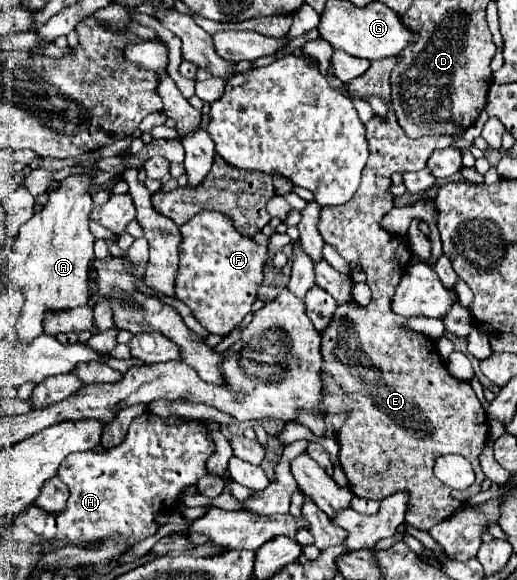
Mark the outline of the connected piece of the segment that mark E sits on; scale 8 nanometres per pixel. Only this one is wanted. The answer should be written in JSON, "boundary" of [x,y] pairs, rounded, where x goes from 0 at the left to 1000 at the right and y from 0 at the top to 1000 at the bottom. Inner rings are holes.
{"boundary":[[[750,191],[750,209],[716,205],[716,209],[708,212],[708,236],[712,236],[716,271],[712,271],[712,281],[708,281],[708,288],[704,288],[700,316],[696,316],[689,336],[685,336],[673,350],[665,350],[665,353],[654,353],[654,357],[623,357],[619,378],[615,378],[615,402],[627,409],[627,416],[631,416],[634,422],[642,422],[669,450],[696,450],[696,457],[700,457],[700,464],[704,464],[704,471],[708,471],[708,488],[712,488],[716,498],[720,498],[720,519],[716,519],[712,529],[696,529],[689,519],[669,522],[669,526],[654,526],[650,543],[646,543],[646,550],[642,550],[642,560],[634,560],[634,564],[627,567],[627,574],[623,574],[623,612],[627,612],[627,691],[623,691],[623,698],[627,698],[627,712],[634,712],[634,716],[662,712],[662,709],[673,709],[673,712],[677,712],[673,722],[669,722],[669,729],[662,733],[654,753],[650,753],[654,764],[658,764],[658,802],[662,802],[662,809],[665,809],[665,816],[669,816],[677,847],[681,847],[689,857],[700,857],[700,860],[727,860],[727,864],[739,864],[743,857],[754,857],[754,853],[762,853],[762,850],[770,850],[770,847],[785,847],[785,850],[793,853],[793,860],[789,860],[785,898],[789,898],[793,905],[801,905],[805,912],[824,916],[824,912],[832,912],[836,905],[859,898],[859,891],[874,891],[874,884],[882,884],[882,878],[894,878],[894,874],[901,871],[905,860],[913,860],[917,853],[928,850],[928,833],[936,829],[936,816],[932,816],[932,809],[928,809],[925,784],[928,784],[928,774],[936,771],[936,764],[940,764],[940,757],[944,757],[944,722],[940,722],[940,712],[936,712],[936,705],[932,705],[932,698],[928,698],[921,678],[913,674],[909,660],[894,660],[894,657],[878,653],[878,650],[863,640],[863,629],[859,629],[859,622],[851,619],[851,612],[847,612],[847,605],[843,605],[843,591],[839,591],[832,581],[824,581],[824,578],[812,578],[812,574],[801,574],[801,571],[781,567],[778,557],[785,553],[785,547],[774,547],[774,543],[758,540],[758,533],[754,533],[758,505],[762,505],[766,491],[774,488],[774,478],[778,478],[778,471],[781,471],[781,460],[793,453],[797,433],[793,433],[793,422],[789,422],[789,409],[747,402],[747,398],[735,391],[735,381],[739,381],[739,374],[762,357],[762,340],[747,329],[747,326],[754,322],[754,309],[750,309],[750,305],[754,305],[758,298],[766,298],[766,295],[781,298],[781,295],[820,291],[820,284],[824,284],[824,278],[828,278],[828,271],[836,267],[839,257],[870,253],[870,247],[882,243],[890,233],[882,233],[882,236],[812,236],[812,240],[793,240],[793,236],[785,236],[785,229],[778,226],[778,219],[770,216],[770,209],[766,209],[766,202],[762,202],[762,191]],[[863,781],[894,784],[894,788],[901,788],[901,791],[913,798],[917,816],[921,816],[921,833],[917,833],[913,840],[905,840],[905,843],[897,843],[897,847],[878,847],[878,843],[863,840],[851,826],[843,826],[843,819],[836,816],[839,795],[843,795],[851,784],[863,784]]]}

